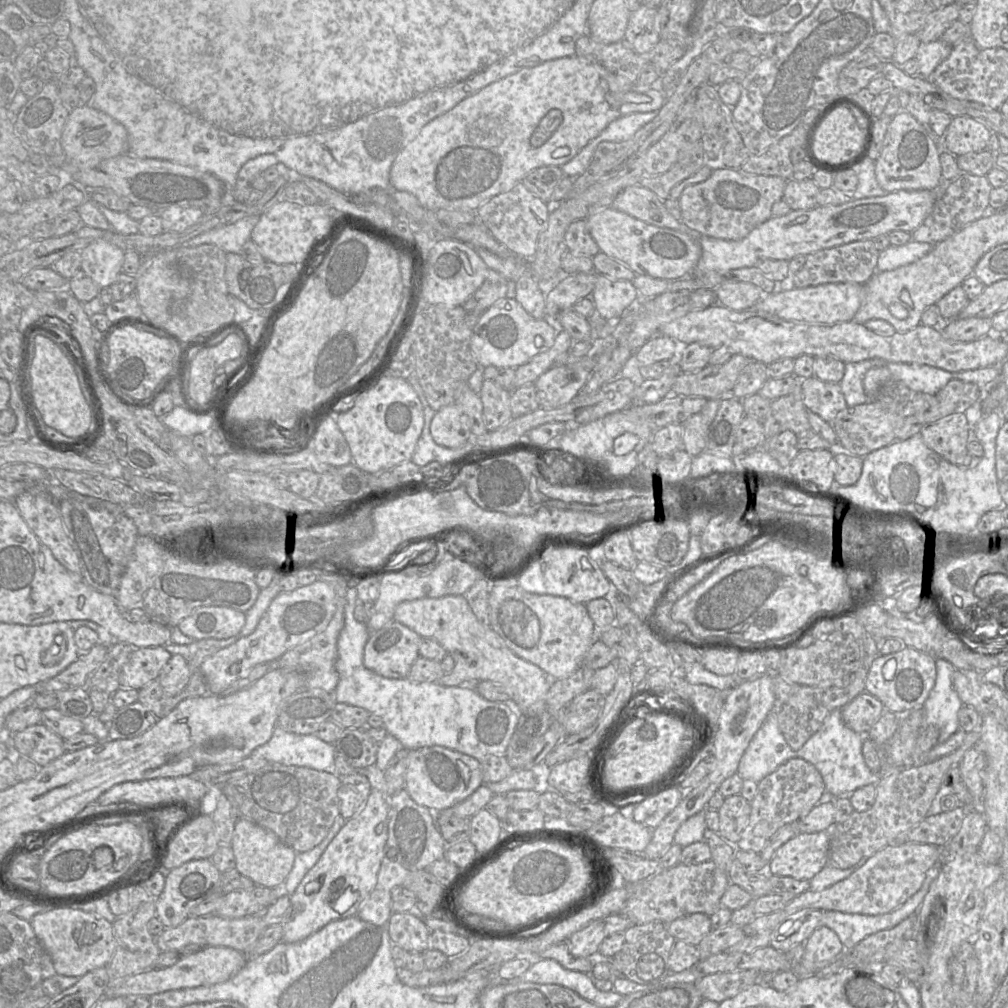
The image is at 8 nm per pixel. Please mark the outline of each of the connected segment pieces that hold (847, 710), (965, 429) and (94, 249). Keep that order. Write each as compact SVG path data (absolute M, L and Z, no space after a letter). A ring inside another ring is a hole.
M864 691L846 704L841 709L841 714L846 726L860 734L867 734L884 709L877 697Z
M955 413L926 425L920 432L925 445L946 461L968 466L972 456L967 449L970 424L965 413Z
M97 240L80 251L81 270L100 288L109 288L122 273L125 252L105 240Z

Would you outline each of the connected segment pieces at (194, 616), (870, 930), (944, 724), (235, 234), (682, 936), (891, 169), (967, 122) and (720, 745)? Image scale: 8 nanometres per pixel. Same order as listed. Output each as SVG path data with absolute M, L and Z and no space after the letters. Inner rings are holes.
M206 606L197 608L177 627L194 640L227 639L237 635L245 622L244 612L228 607Z
M937 861L926 873L921 888L897 909L878 915L843 913L840 911L823 911L823 925L832 929L839 937L845 949L852 949L860 941L882 930L900 924L914 912L918 912L932 881L938 876L942 867Z
M936 659L936 680L923 708L925 725L939 728L937 742L945 742L960 729L958 711L963 706L953 687L954 666L945 659Z
M253 215L223 227L204 232L184 245L197 247L202 244L214 244L226 253L239 254L242 246L251 239L251 233L260 219L260 215Z
M694 913L676 919L667 925L667 931L676 939L697 946L711 932L710 917Z
M899 111L887 128L881 154L875 161L878 184L887 193L899 190L937 190L941 184L940 146L928 124L917 121L910 113Z
M955 116L943 134L943 147L954 156L985 150L992 131L969 117Z
M765 673L750 680L740 681L734 688L725 693L717 729L714 728L709 737L714 746L712 770L695 788L681 787L682 799L678 805L663 819L652 832L652 839L643 851L647 859L659 859L674 843L674 835L680 825L689 817L704 810L710 798L718 790L720 784L728 777L737 773L739 762L751 739L761 727L775 703L773 673Z

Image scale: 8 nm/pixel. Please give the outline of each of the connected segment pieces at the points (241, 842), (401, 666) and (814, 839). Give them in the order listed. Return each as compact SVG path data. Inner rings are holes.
M240 817L235 823L231 848L235 855L236 870L252 880L256 886L265 888L274 888L287 878L296 855L296 852L282 844L273 833L244 817Z
M392 620L381 629L370 632L364 647L363 664L386 678L406 678L419 657L420 642L420 635Z
M826 831L798 833L775 852L766 871L770 875L809 881L825 866L828 857Z

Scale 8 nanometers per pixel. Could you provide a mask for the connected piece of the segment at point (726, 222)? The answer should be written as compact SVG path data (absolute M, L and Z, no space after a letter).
M715 165L708 179L687 186L678 198L681 221L702 235L740 240L772 217L772 206L783 198L787 180L779 176L748 174L740 169Z

